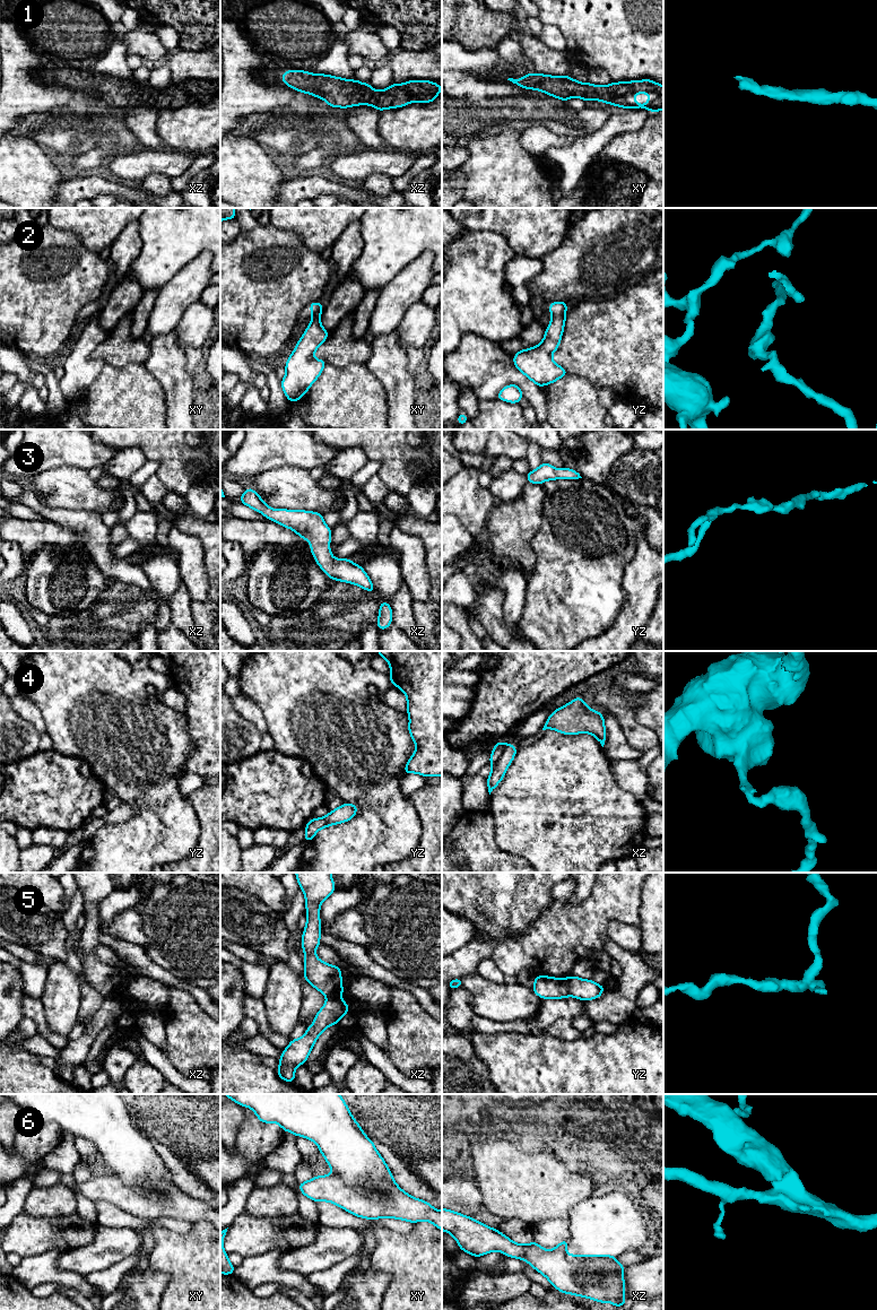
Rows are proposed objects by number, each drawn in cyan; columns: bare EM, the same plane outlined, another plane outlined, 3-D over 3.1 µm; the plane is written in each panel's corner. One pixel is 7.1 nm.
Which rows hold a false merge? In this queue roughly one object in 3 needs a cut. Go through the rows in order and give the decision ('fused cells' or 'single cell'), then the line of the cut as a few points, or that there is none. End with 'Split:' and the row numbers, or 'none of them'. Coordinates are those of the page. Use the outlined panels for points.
1: single cell; no cut
2: single cell; no cut
3: single cell; no cut
4: fused cells; cut in xz along (504, 748), (501, 756), (492, 765)
5: fused cells; cut in yz along (566, 979), (571, 995)
6: fused cells; cut in xy along (333, 1172), (345, 1181), (381, 1181), (391, 1177)
Split: 4, 5, 6

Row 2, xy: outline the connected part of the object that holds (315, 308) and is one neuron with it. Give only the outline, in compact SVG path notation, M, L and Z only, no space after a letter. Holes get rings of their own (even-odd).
M318 301L309 305L312 312L311 323L285 364L286 374L281 380L281 388L290 402L301 400L327 365L324 359L313 357L318 347L328 339L329 335L320 321L323 306Z

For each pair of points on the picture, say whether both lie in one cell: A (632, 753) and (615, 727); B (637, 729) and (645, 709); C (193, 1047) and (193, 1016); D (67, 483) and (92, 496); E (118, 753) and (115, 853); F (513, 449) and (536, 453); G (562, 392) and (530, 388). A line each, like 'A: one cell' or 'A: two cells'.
A: one cell
B: two cells
C: one cell
D: one cell
E: one cell
F: two cells
G: two cells

